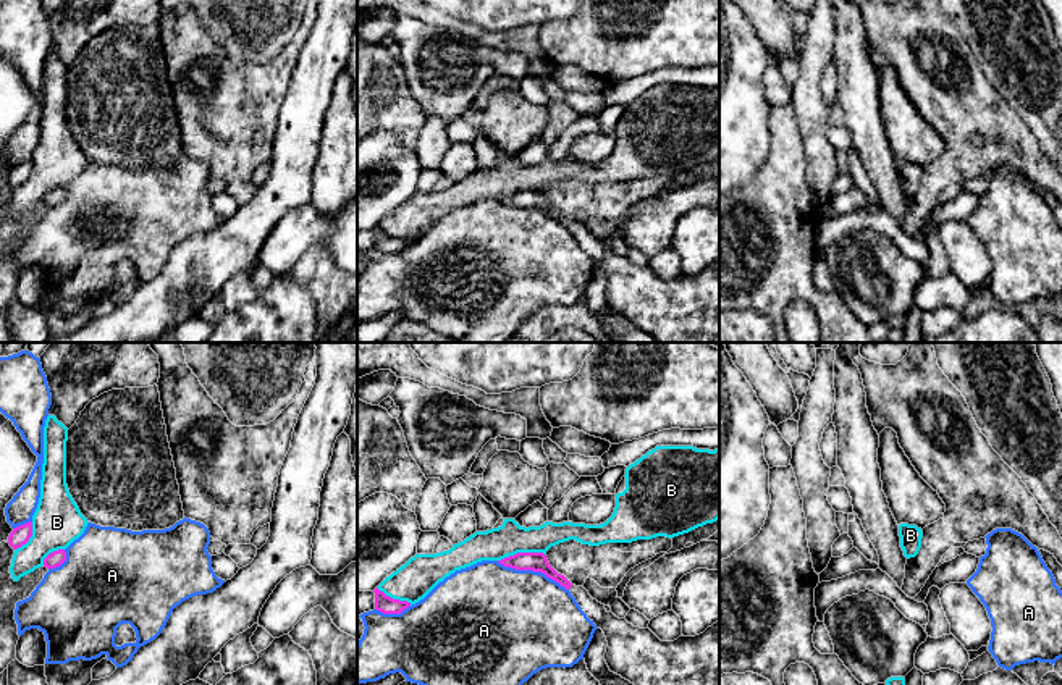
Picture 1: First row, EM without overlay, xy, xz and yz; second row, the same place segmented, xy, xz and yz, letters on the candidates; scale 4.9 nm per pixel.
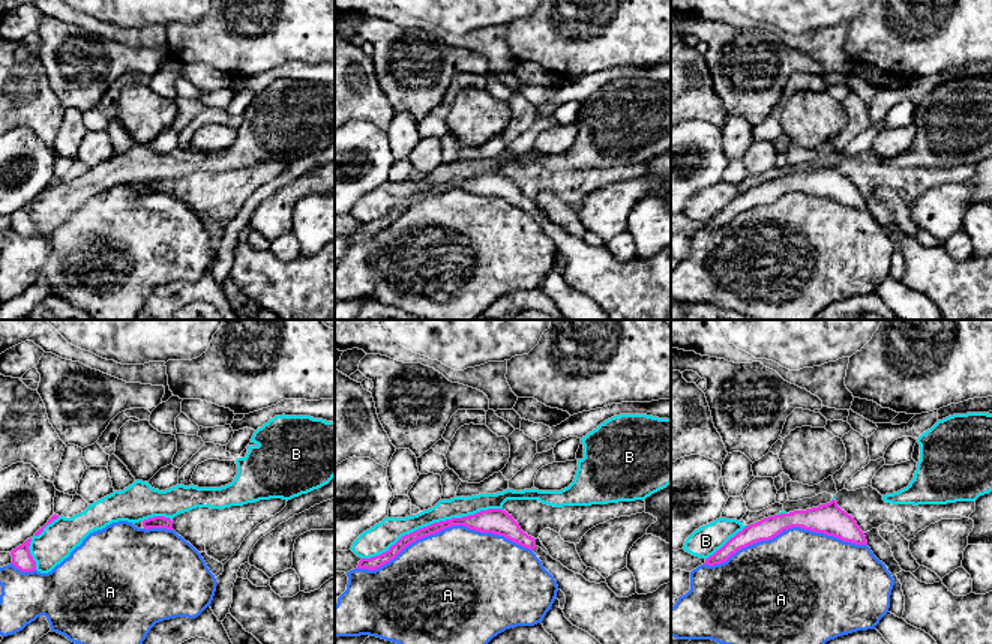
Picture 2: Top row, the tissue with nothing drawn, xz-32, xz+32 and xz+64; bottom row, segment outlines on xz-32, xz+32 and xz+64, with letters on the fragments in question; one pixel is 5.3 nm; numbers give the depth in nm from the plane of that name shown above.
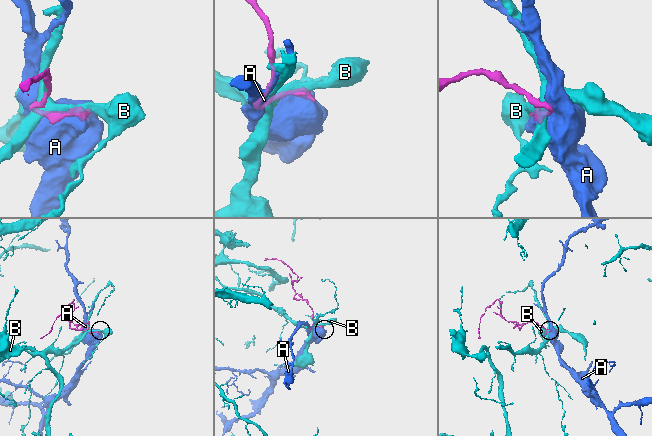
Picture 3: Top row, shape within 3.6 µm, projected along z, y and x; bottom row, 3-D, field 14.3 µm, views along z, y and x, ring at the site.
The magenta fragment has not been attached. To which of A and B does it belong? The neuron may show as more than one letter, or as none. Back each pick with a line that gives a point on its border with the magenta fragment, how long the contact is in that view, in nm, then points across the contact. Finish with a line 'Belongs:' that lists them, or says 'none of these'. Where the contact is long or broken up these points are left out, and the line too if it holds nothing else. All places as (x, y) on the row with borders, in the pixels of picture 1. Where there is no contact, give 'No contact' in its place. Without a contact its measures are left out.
Belongs: none of these

